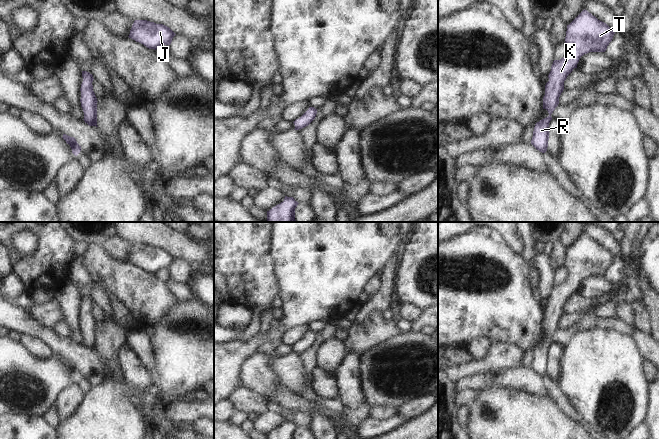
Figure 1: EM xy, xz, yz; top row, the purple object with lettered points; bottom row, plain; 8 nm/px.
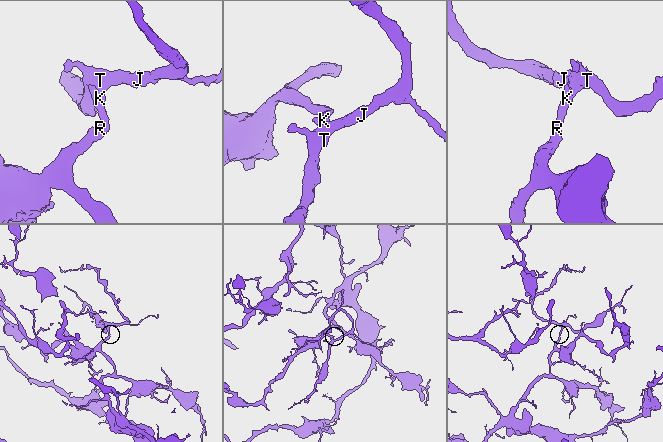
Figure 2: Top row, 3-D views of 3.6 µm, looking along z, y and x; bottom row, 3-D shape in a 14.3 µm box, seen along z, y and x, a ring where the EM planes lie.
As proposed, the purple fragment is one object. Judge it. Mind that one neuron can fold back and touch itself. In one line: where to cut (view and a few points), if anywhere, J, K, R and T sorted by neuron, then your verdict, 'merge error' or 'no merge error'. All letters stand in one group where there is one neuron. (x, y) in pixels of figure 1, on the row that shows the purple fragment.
no cut; J K R T; no merge error

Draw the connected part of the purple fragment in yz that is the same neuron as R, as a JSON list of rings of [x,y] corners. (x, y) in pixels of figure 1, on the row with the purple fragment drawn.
[[[583,10],[569,25],[567,25],[565,44],[568,46],[567,54],[560,60],[554,60],[551,71],[548,75],[549,81],[545,85],[545,95],[543,97],[543,109],[546,109],[549,116],[535,124],[531,144],[540,152],[545,153],[549,140],[549,123],[552,120],[551,114],[559,104],[559,97],[564,90],[564,81],[567,76],[577,68],[579,59],[589,52],[605,52],[607,46],[612,41],[615,31],[606,23],[598,20],[587,10]]]

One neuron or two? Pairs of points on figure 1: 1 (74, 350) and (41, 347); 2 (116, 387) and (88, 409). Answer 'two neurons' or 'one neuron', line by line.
1: two neurons
2: one neuron

